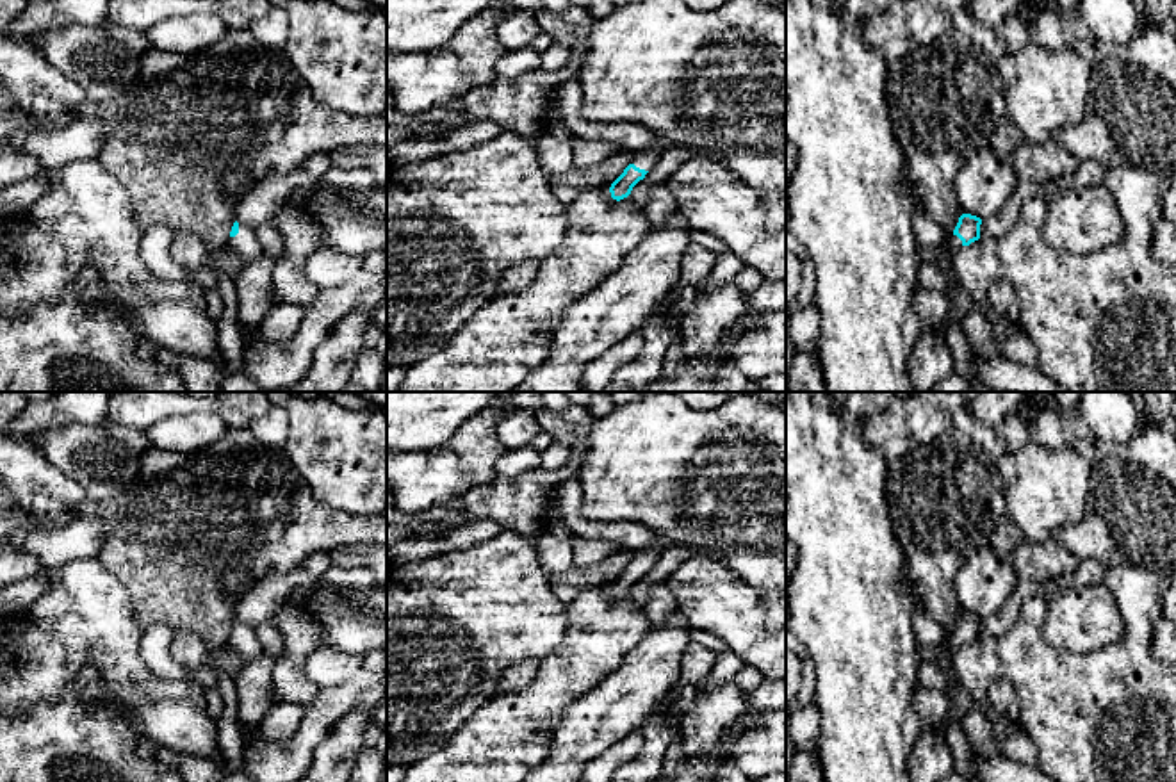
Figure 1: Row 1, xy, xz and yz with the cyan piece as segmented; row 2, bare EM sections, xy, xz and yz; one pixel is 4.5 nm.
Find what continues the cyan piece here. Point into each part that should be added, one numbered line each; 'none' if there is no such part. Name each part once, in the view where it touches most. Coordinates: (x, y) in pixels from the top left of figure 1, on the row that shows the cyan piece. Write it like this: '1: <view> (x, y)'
1: xz (645, 159)

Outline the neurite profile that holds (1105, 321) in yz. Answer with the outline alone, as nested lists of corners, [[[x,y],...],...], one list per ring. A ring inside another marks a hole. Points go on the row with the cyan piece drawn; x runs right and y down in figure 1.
[[[1108,169],[1105,185],[1112,191],[1126,224],[1126,237],[1117,246],[1090,255],[1046,246],[1042,224],[1048,216],[1048,201],[1035,196],[1023,203],[1019,217],[1009,232],[962,246],[950,260],[975,308],[982,310],[992,281],[1003,280],[1012,285],[1019,306],[1016,326],[1037,347],[1037,367],[1067,392],[1176,392],[1176,262],[1158,260],[1151,246],[1155,226],[1164,219],[1160,196],[1167,182],[1165,171]]]

